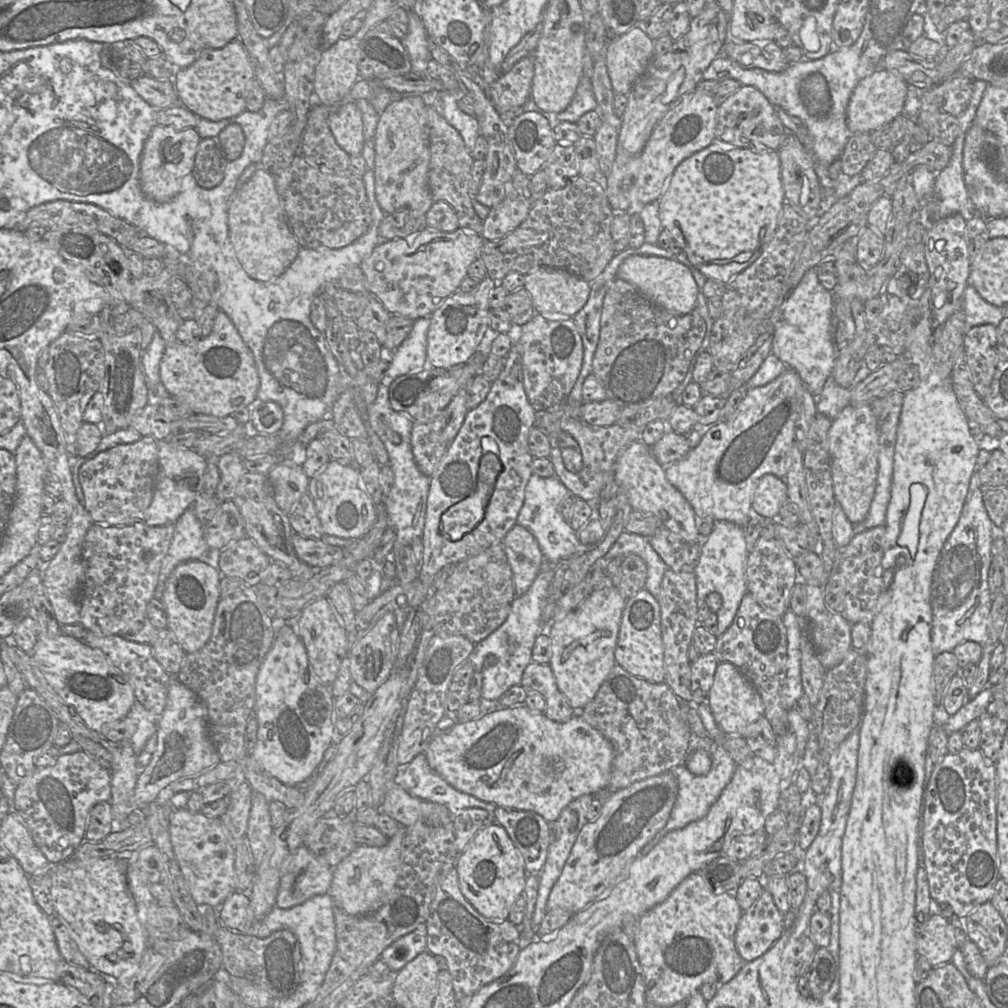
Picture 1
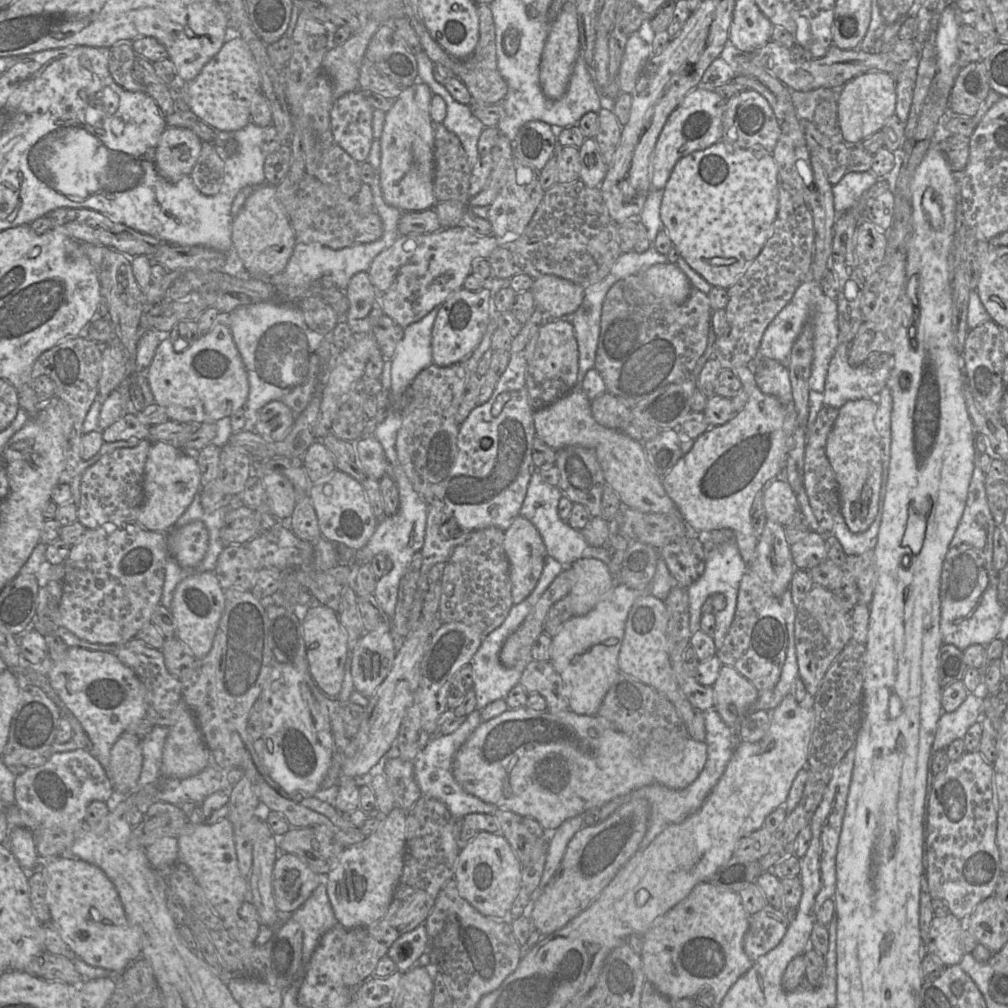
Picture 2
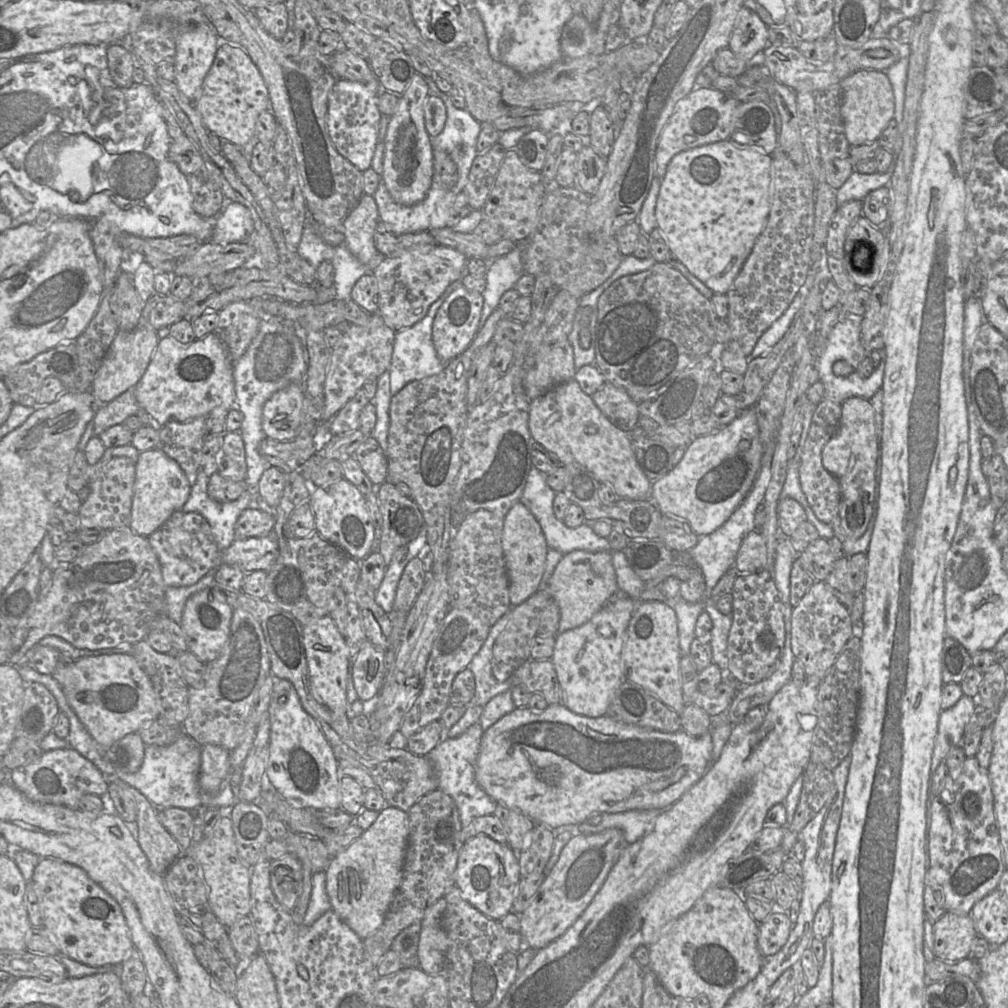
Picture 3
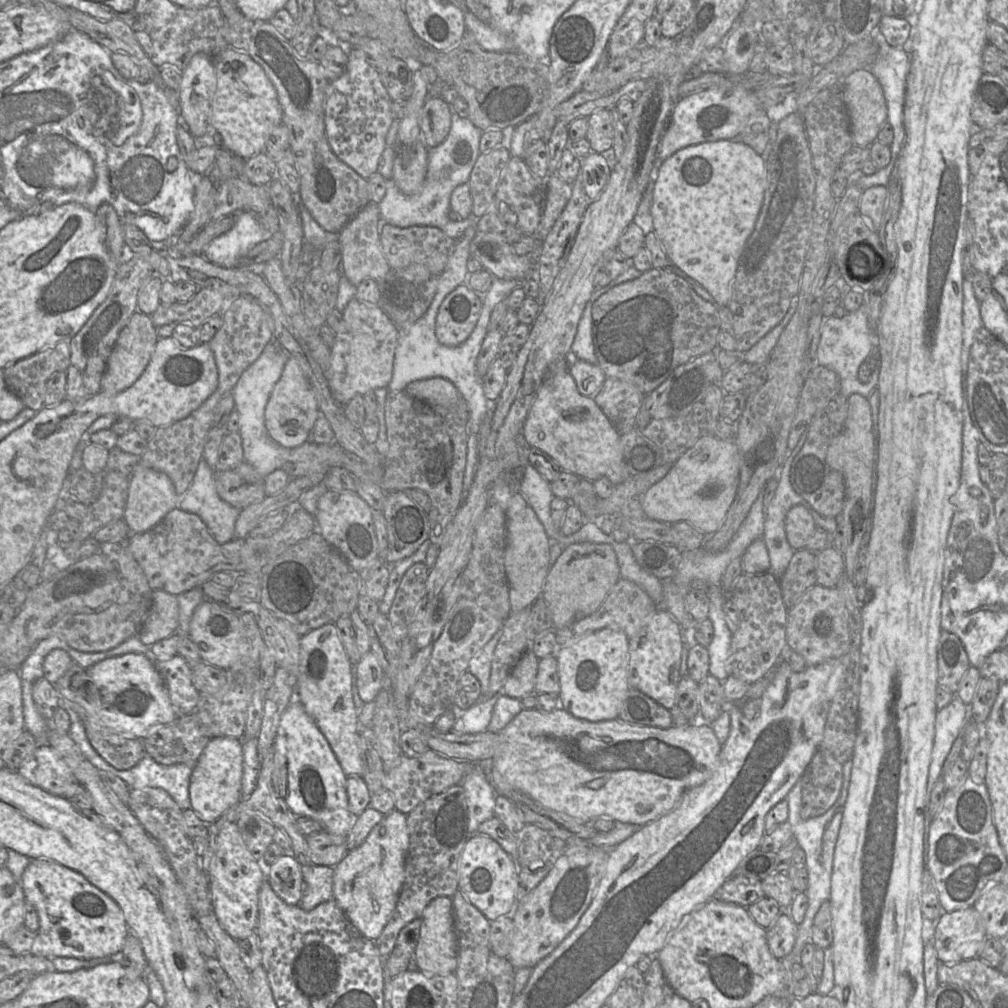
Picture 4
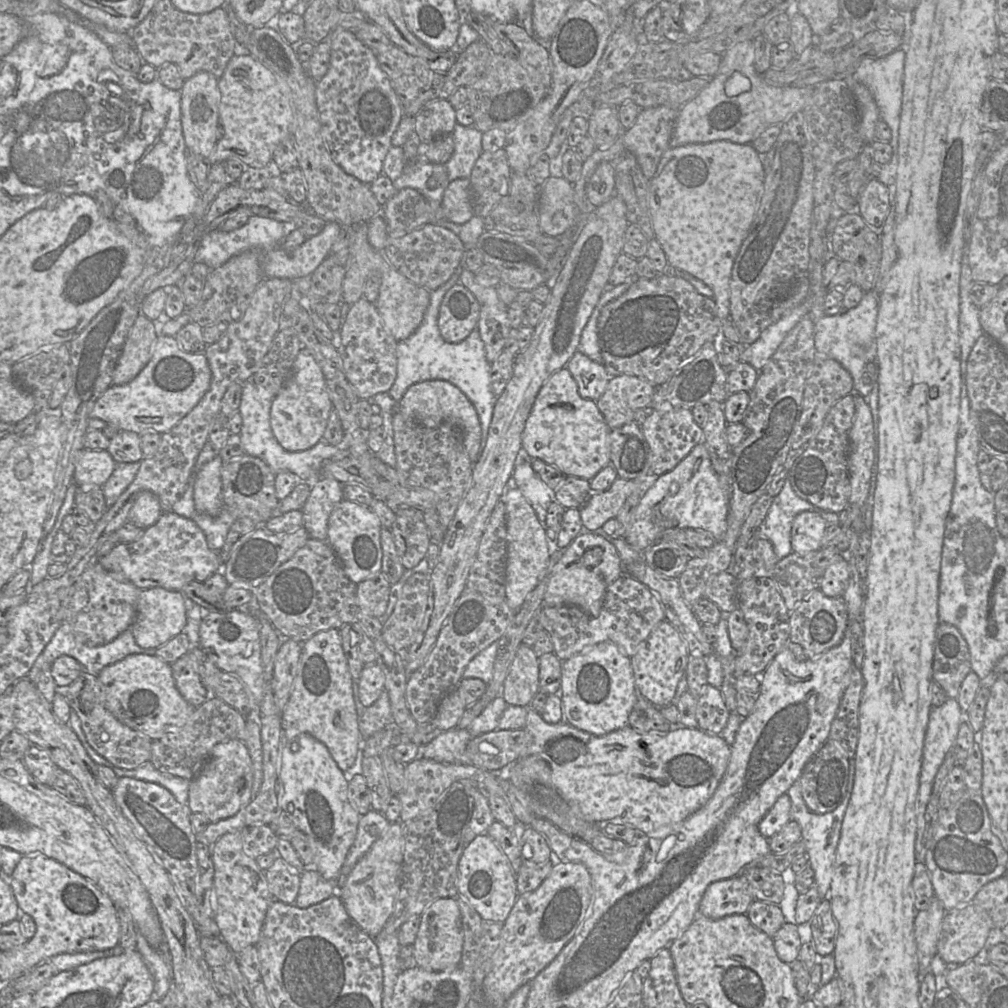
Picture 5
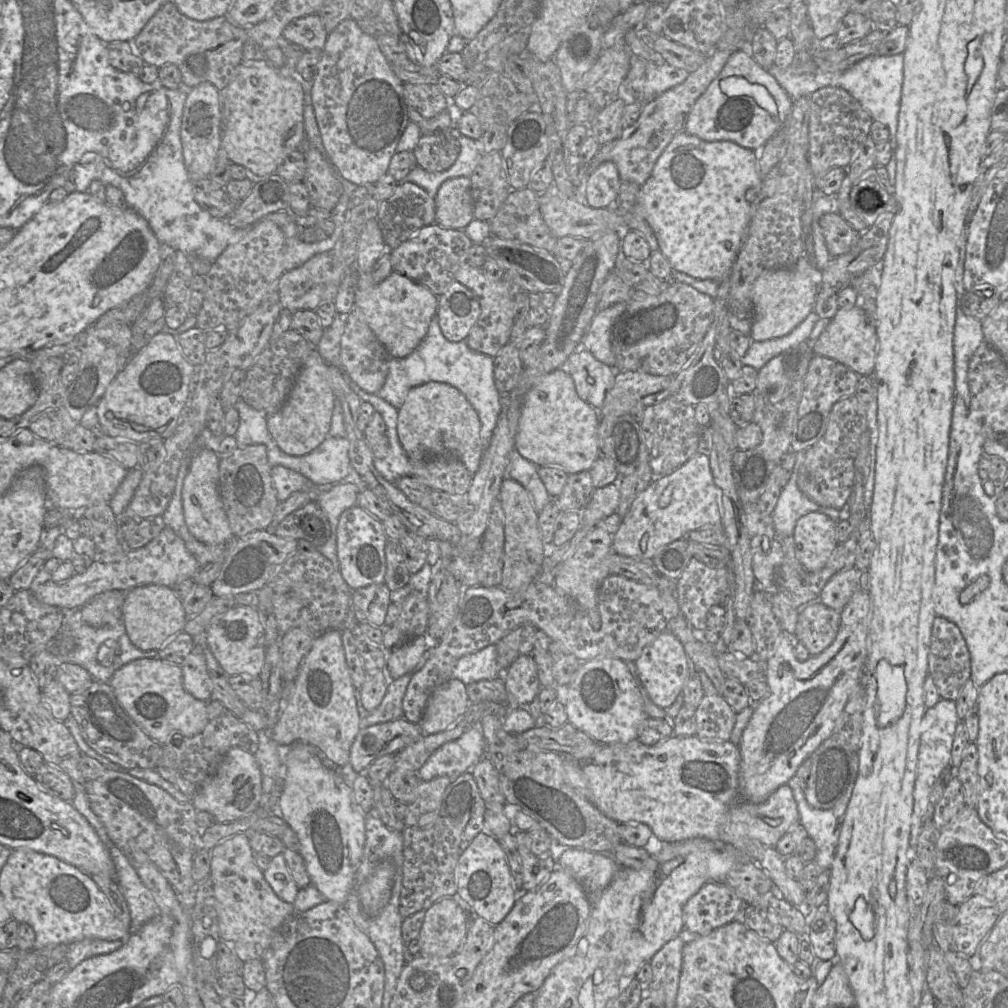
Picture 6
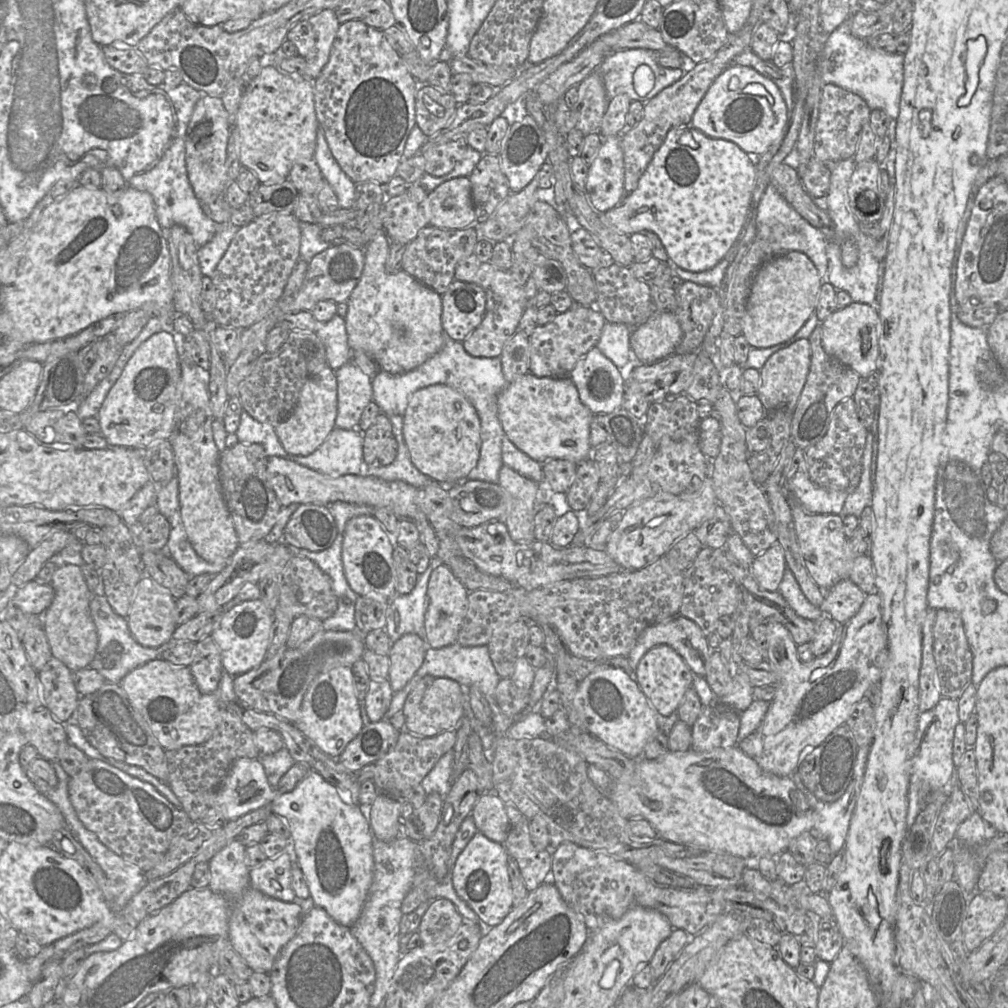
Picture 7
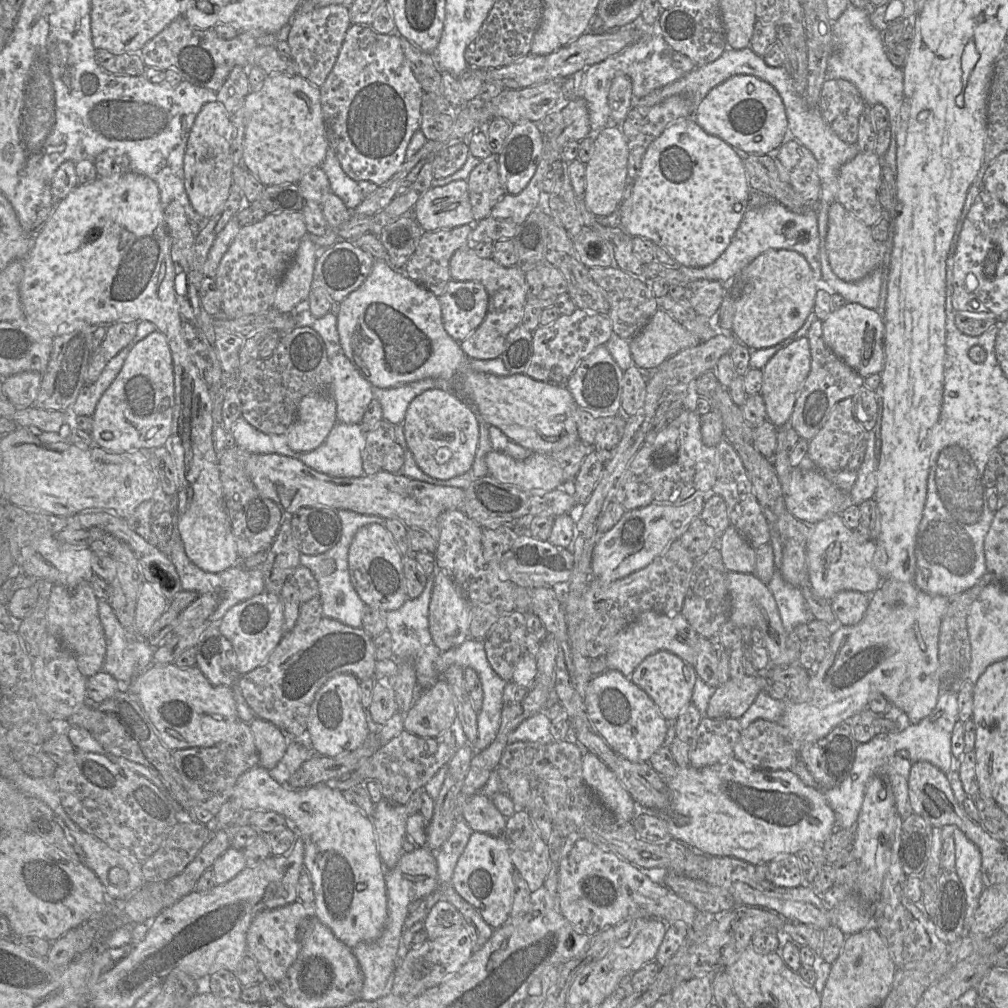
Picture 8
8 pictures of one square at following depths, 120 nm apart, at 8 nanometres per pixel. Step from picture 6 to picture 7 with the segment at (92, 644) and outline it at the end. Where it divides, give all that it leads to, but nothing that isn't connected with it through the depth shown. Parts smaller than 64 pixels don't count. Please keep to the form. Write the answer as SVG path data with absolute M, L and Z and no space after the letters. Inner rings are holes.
M92 596L90 614L97 629L98 647L89 668L97 670L106 683L119 684L135 668L161 657L161 648L144 647L134 639L127 620L115 613L105 596Z

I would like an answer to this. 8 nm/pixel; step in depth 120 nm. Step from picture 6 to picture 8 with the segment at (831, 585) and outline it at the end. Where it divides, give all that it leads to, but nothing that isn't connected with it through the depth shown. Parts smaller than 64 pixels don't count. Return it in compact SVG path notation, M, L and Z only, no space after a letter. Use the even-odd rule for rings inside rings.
M840 591L831 599L831 607L838 624L852 626L864 617L871 594L857 591Z

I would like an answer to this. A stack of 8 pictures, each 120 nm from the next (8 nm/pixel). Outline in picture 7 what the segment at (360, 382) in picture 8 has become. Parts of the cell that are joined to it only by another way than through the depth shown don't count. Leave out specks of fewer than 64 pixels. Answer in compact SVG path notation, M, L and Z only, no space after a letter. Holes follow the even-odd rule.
M350 360L335 371L337 416L335 427L358 429L364 408L373 401L372 380Z

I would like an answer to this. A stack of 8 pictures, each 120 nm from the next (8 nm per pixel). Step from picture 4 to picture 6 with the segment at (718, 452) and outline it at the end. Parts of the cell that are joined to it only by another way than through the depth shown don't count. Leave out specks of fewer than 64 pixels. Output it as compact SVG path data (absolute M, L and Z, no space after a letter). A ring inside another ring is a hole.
M697 452L671 474L656 477L632 503L612 536L612 551L618 555L652 561L655 555L673 541L685 538L691 531L705 526L721 525L718 489L715 486L707 454Z

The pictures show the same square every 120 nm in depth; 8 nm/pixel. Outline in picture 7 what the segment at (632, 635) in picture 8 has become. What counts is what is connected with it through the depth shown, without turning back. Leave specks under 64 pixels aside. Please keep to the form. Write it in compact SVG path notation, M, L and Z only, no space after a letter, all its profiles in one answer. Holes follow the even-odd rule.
M680 614L650 626L641 633L635 647L627 656L631 670L636 670L648 650L661 644L672 647L684 659L693 676L705 676L706 663L713 650L699 626Z

